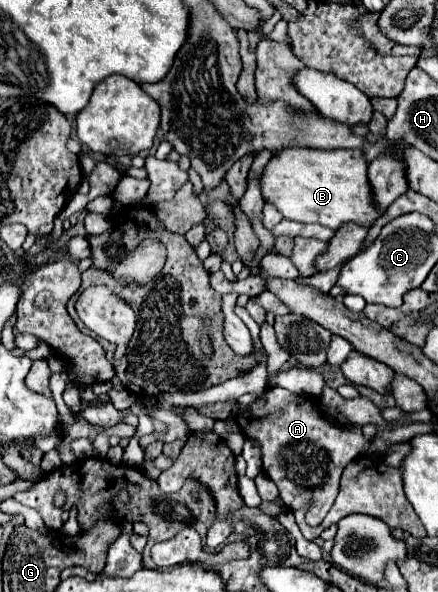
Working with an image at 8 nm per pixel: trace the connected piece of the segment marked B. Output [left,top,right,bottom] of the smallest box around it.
[261,149,381,231]

